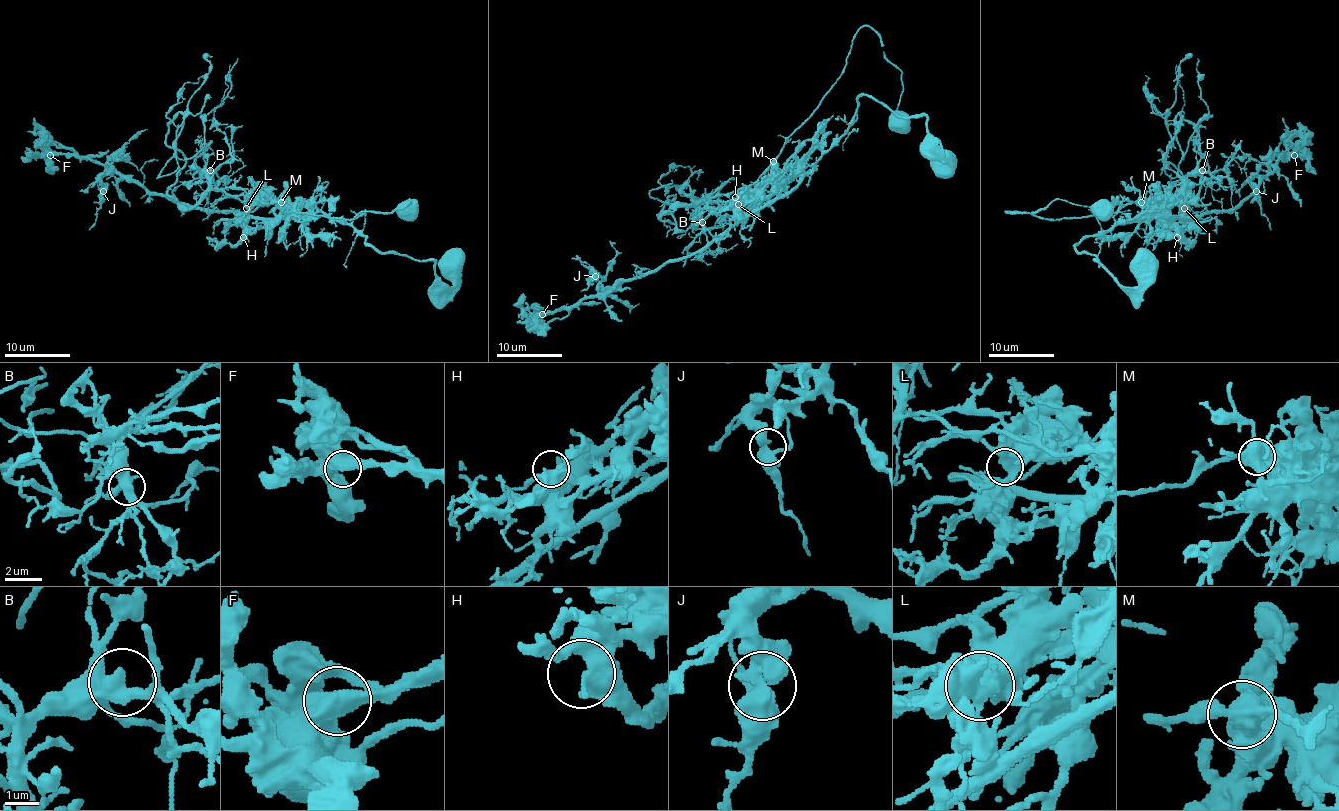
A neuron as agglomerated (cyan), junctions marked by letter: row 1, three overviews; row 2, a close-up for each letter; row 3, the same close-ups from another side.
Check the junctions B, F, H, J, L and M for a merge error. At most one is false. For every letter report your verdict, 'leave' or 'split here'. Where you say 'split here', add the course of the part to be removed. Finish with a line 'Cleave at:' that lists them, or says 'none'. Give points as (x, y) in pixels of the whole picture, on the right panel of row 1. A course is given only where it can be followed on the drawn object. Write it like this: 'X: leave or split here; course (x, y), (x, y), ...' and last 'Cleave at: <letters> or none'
B: leave
F: leave
H: leave
J: leave
L: leave
M: split here; course (1141, 203), (1172, 196), (1197, 162), (1190, 140), (1179, 171), (1164, 168), (1167, 109), (1189, 57)
Cleave at: M

